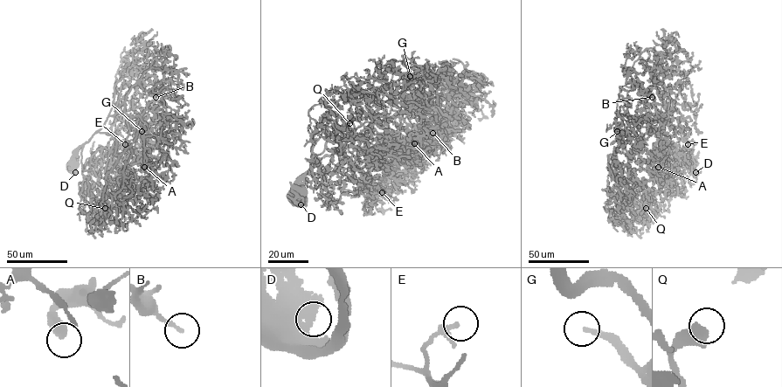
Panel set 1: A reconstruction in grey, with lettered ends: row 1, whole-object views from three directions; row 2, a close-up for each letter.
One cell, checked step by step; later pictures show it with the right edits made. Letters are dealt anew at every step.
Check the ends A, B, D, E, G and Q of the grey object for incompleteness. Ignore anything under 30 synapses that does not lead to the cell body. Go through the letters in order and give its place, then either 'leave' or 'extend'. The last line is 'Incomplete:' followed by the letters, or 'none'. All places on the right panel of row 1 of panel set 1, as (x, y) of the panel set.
A: (658, 167) | leave
B: (652, 97) | leave
D: (695, 172) | leave
E: (688, 144) | leave
G: (617, 131) | leave
Q: (646, 208) | leave
Incomplete: none

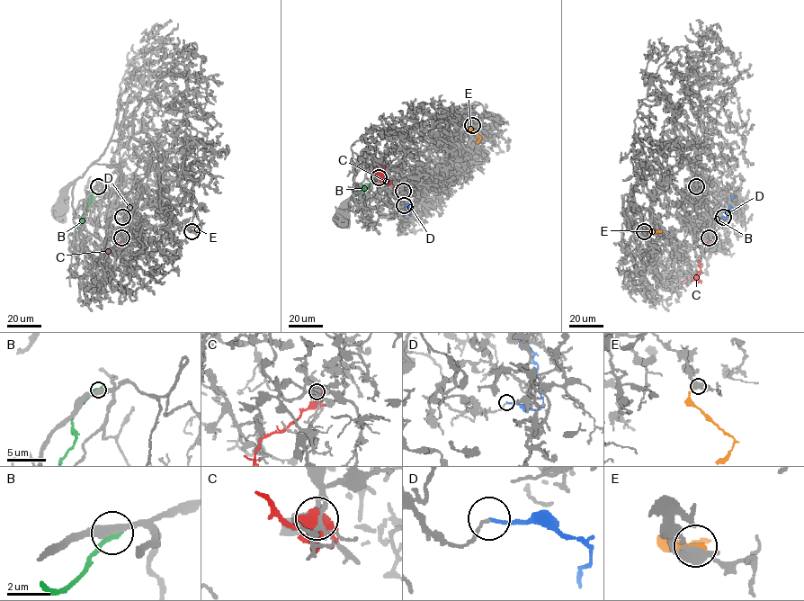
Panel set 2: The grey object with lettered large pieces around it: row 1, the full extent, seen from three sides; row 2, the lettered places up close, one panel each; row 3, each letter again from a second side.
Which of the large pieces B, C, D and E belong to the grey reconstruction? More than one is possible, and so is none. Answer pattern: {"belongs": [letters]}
{"belongs": []}

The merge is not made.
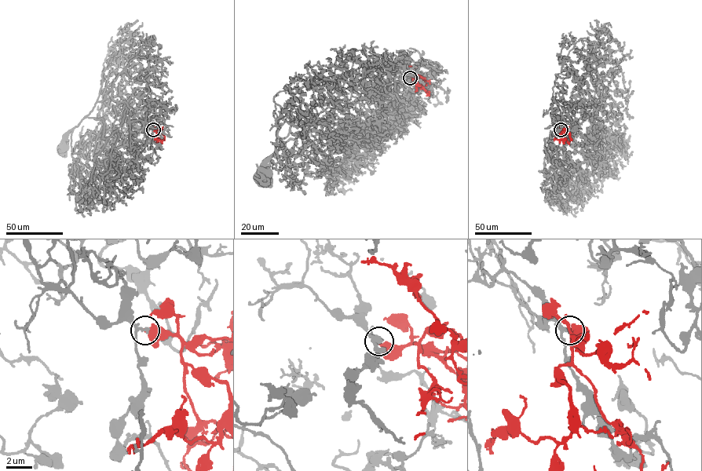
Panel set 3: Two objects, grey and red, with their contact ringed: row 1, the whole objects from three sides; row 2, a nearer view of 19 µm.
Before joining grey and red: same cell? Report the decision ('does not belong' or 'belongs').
belongs

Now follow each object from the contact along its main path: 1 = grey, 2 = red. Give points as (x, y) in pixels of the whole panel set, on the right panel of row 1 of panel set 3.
1: (561, 129), (552, 112), (558, 109), (557, 129), (563, 139), (572, 135), (579, 118), (596, 117), (619, 147)
2: (561, 129), (561, 139), (553, 140)

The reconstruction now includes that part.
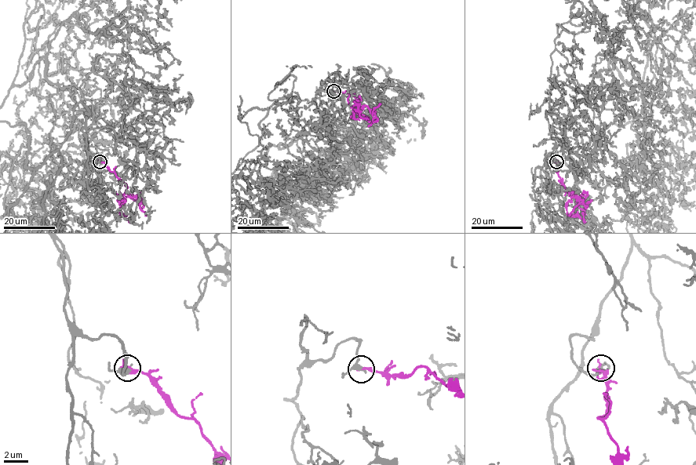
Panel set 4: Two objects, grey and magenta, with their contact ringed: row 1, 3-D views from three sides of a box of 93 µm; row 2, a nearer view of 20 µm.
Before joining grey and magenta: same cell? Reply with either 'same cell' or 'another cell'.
same cell

